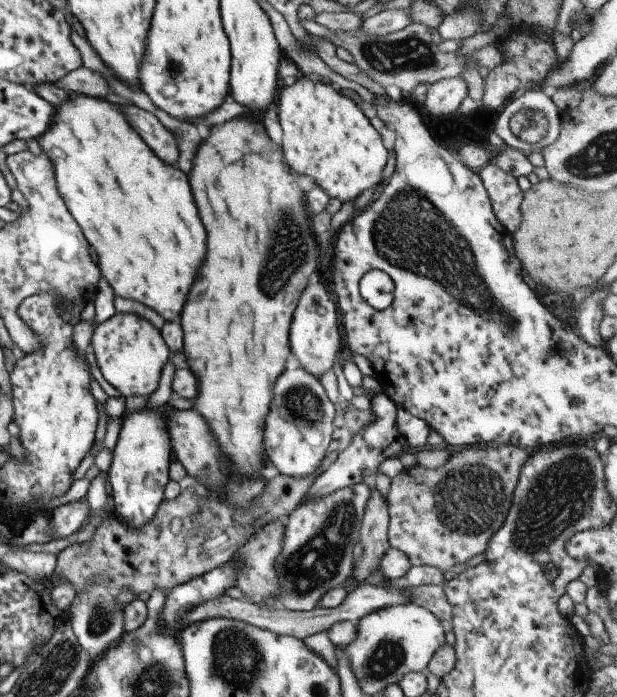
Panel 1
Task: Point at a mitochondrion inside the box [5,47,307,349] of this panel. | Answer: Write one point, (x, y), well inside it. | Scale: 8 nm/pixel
(173, 68)

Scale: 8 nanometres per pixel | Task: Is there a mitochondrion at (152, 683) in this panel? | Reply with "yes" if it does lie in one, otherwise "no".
yes

